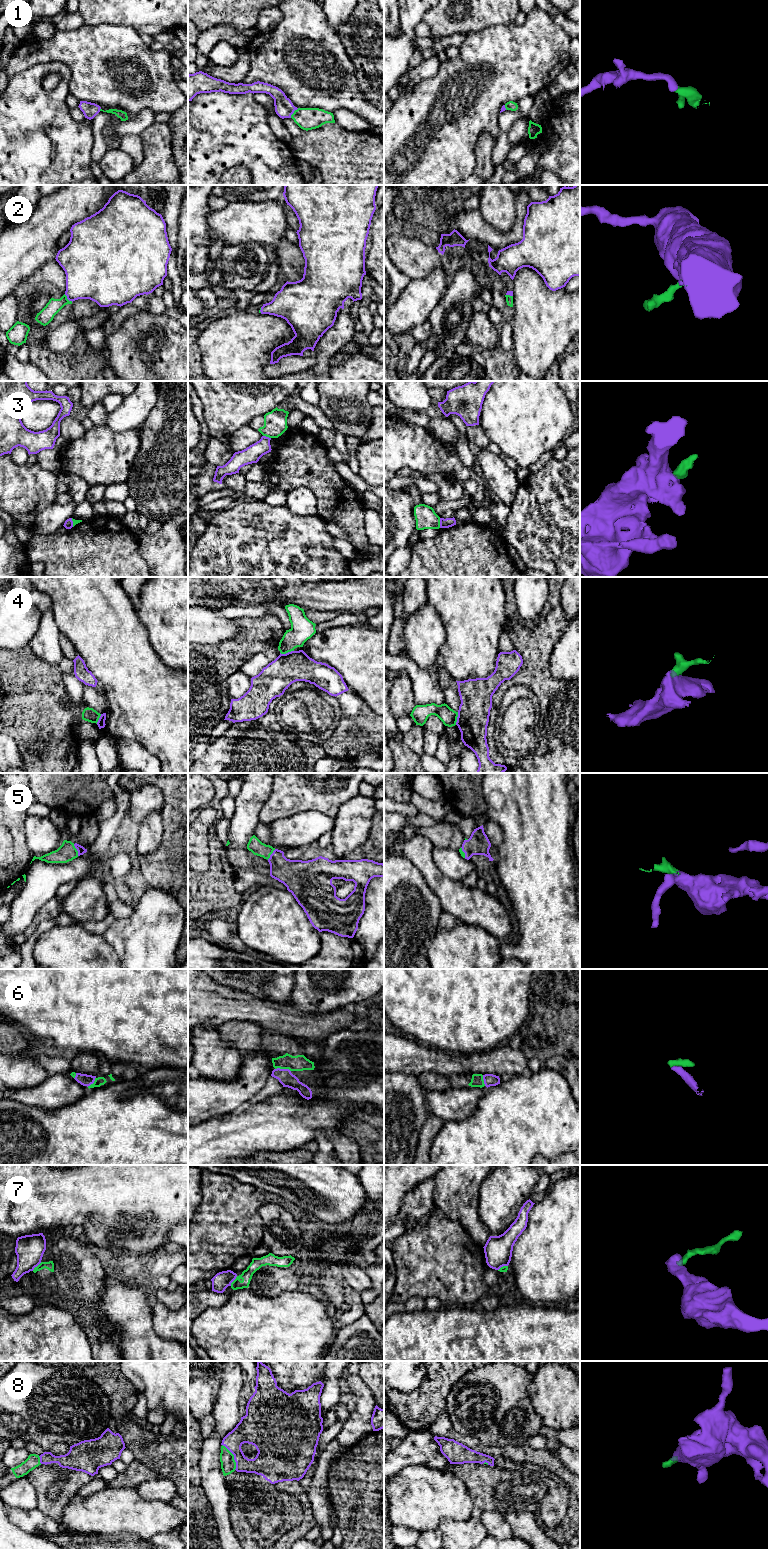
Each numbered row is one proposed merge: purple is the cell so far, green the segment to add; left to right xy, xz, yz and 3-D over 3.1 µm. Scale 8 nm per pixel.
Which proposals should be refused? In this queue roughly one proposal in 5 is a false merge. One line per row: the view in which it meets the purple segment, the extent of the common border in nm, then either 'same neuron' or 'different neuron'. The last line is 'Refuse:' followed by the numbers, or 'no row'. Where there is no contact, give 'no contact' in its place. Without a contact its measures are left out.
1: contact in xz; length 100 nm; same neuron
2: contact in xy; length 90 nm; same neuron
3: contact in yz; length 80 nm; different neuron
4: contact in xz; length 110 nm; different neuron
5: contact in xy; length 100 nm; same neuron
6: contact in xz; length 130 nm; same neuron
7: contact in xy; length 100 nm; different neuron
8: contact in xz; length 240 nm; same neuron
Refuse: 3, 4, 7

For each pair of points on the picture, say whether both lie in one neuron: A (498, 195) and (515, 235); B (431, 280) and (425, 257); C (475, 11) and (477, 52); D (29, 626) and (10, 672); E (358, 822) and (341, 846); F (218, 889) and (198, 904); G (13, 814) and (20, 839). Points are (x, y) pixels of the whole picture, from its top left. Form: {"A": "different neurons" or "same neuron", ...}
{"A": "different neurons", "B": "different neurons", "C": "different neurons", "D": "different neurons", "E": "same neuron", "F": "same neuron", "G": "same neuron"}

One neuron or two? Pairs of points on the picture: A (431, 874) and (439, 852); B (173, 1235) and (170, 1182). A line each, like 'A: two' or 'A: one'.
A: two
B: two

